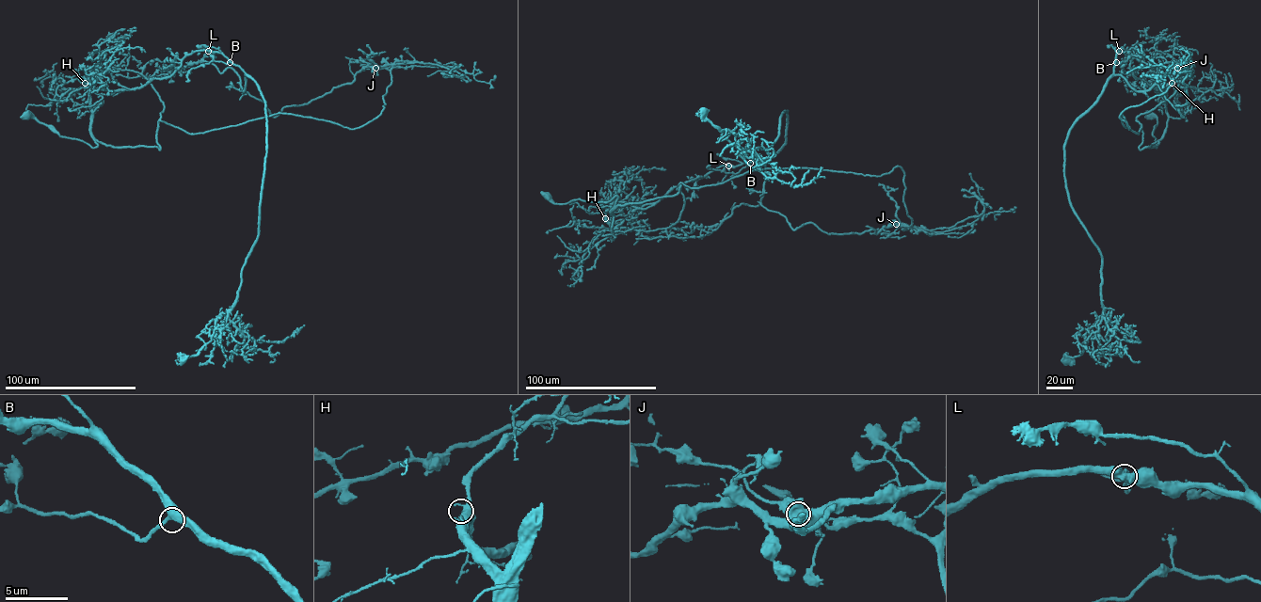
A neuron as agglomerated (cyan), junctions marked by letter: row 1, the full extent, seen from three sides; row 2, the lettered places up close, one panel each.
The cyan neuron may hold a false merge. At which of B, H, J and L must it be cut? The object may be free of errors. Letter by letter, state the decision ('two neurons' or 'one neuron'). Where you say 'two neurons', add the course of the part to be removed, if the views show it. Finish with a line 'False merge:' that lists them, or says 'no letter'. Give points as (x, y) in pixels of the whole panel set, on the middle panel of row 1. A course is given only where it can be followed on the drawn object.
B: one neuron
H: one neuron
J: two neurons; foreign part runs (896, 224), (912, 219), (900, 166), (768, 168), (612, 214), (617, 199), (658, 241)
L: one neuron
False merge: J

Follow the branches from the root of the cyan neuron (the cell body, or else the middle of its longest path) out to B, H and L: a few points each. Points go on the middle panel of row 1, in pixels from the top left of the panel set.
B: (546, 197), (565, 204), (616, 196), (612, 214), (619, 191), (640, 208), (722, 166), (750, 163)
H: (546, 197), (554, 203), (565, 204), (577, 199), (606, 202), (616, 196), (612, 214), (607, 211), (605, 218)
L: (546, 197), (565, 204), (616, 196), (612, 214), (619, 191), (640, 208), (728, 166)

